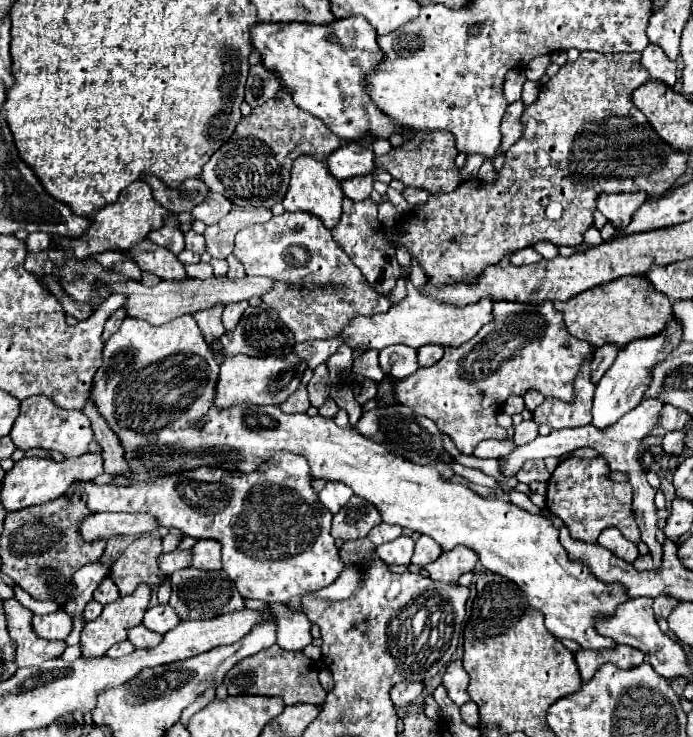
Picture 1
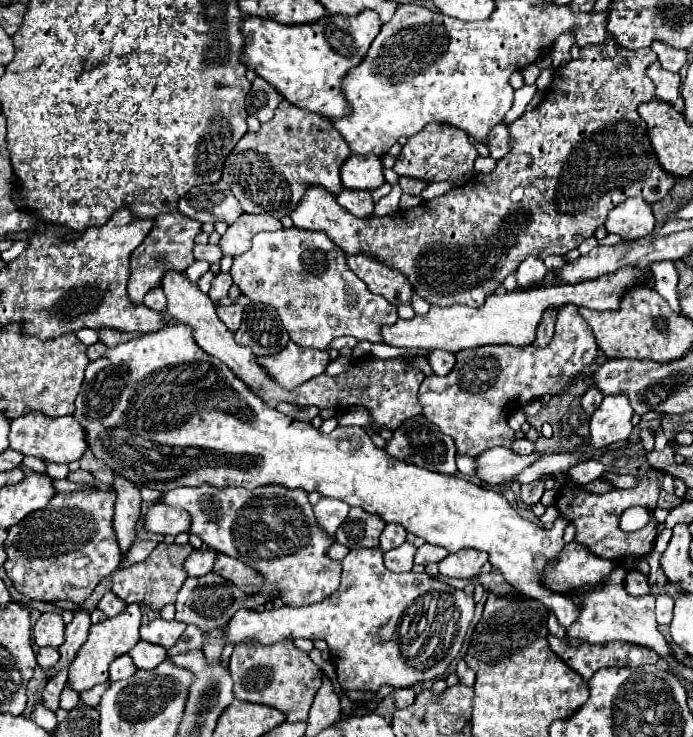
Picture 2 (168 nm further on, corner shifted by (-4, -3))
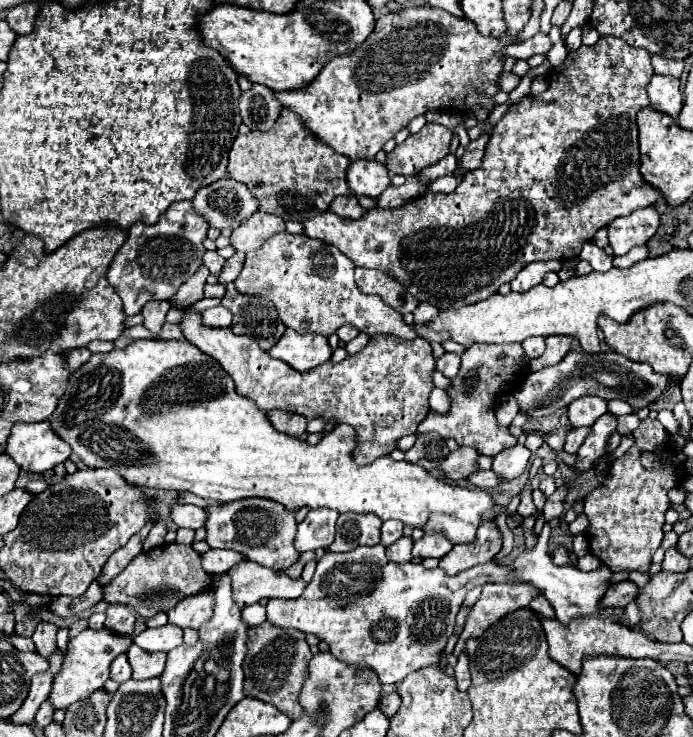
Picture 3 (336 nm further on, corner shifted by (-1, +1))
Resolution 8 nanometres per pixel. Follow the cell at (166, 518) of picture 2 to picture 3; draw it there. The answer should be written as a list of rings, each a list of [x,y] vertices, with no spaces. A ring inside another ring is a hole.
[[[172,505],[170,507],[170,519],[178,527],[188,527],[188,529],[200,529],[204,527],[204,509],[196,505]]]

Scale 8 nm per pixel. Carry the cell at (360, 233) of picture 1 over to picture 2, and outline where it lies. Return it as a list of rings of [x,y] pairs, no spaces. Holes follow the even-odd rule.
[[[351,255],[347,257],[347,265],[359,279],[363,279],[363,283],[367,283],[371,293],[385,297],[393,305],[409,305],[413,287],[401,271],[385,267],[367,255]]]

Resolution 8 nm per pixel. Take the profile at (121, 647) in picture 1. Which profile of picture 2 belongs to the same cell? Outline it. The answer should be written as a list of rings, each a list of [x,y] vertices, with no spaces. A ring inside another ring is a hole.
[[[121,655],[121,657],[117,657],[117,659],[111,663],[111,667],[109,667],[109,681],[127,679],[127,677],[131,677],[135,671],[137,671],[137,667],[133,665],[131,657],[129,657],[129,655]]]

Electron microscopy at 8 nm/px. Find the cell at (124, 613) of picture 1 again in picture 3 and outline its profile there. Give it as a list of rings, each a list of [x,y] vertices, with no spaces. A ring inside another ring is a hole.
[[[106,627],[102,629],[84,629],[78,633],[74,639],[68,641],[68,653],[62,665],[62,671],[54,677],[54,685],[50,691],[50,703],[56,709],[66,709],[78,699],[86,699],[90,693],[102,689],[104,681],[110,675],[110,663],[120,655],[126,653],[128,647],[132,645],[132,637],[128,635],[118,635]]]

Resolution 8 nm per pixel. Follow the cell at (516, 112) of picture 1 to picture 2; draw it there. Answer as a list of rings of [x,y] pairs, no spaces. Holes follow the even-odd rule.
[[[497,125],[491,131],[491,135],[487,135],[487,151],[489,151],[489,157],[501,159],[503,155],[507,155],[507,145],[509,145],[507,125]]]

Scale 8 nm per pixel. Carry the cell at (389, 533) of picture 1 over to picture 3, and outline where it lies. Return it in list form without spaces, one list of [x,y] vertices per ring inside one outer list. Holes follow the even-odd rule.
[[[384,521],[382,523],[382,539],[380,543],[384,547],[390,547],[394,541],[398,541],[402,537],[402,523],[400,521]]]

